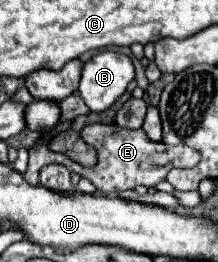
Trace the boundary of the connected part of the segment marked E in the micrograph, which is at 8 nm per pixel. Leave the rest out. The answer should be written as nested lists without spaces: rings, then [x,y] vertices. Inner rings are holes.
[[[89,124],[81,130],[81,138],[85,144],[93,146],[97,150],[97,164],[91,168],[81,166],[79,162],[73,162],[67,154],[61,152],[51,152],[47,148],[47,140],[43,140],[41,146],[31,146],[29,150],[29,168],[23,174],[25,180],[29,184],[39,184],[39,170],[47,164],[63,164],[67,166],[71,172],[77,172],[79,176],[91,180],[91,184],[105,196],[113,196],[117,192],[123,190],[133,190],[135,186],[147,186],[153,188],[159,182],[163,182],[167,178],[167,172],[173,168],[171,164],[175,164],[179,160],[179,168],[191,168],[199,162],[199,152],[195,152],[195,148],[187,148],[187,144],[177,144],[177,146],[169,146],[163,142],[153,142],[147,138],[147,134],[139,128],[139,130],[127,130],[121,128],[117,124]]]

